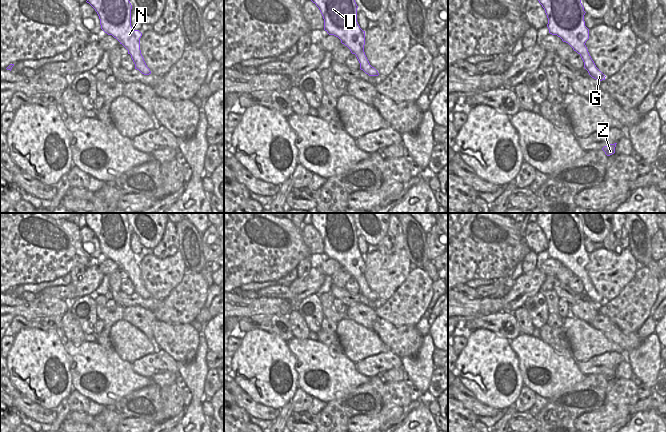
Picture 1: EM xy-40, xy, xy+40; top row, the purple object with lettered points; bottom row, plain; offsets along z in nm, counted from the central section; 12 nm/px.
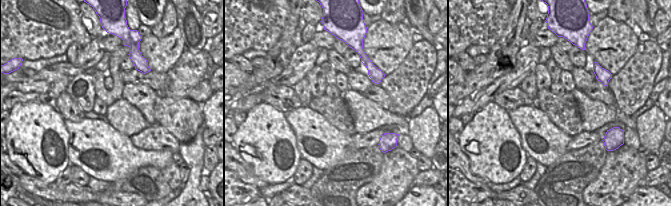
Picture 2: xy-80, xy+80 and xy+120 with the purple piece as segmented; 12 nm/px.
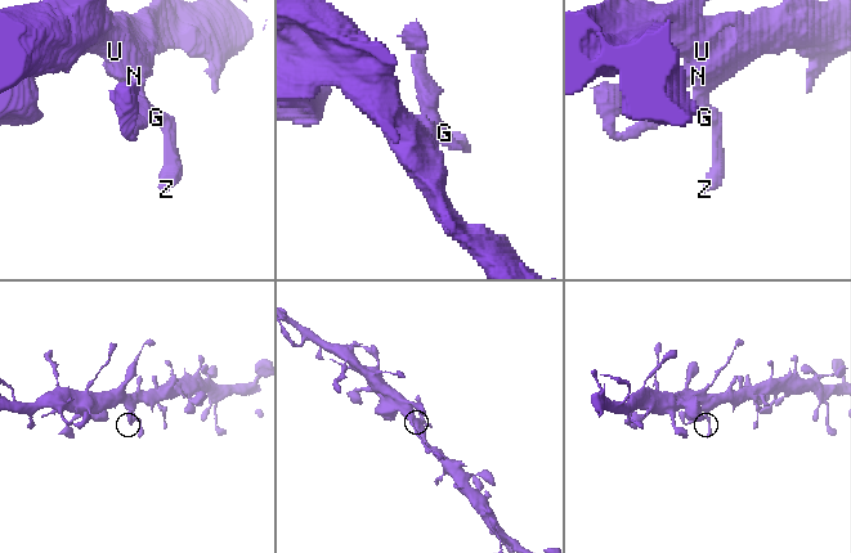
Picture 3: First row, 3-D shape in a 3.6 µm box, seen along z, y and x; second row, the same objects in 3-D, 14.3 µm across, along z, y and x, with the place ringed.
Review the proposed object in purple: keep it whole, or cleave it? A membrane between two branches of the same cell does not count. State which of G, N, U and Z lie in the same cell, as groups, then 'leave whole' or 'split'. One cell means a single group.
G Z / N U; split

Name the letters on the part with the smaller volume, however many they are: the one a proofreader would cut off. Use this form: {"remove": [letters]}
{"remove": ["G", "Z"]}

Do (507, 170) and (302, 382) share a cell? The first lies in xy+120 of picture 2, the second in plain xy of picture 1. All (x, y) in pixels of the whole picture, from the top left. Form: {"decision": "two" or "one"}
{"decision": "two"}

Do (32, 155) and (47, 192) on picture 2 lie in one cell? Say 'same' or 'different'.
different

